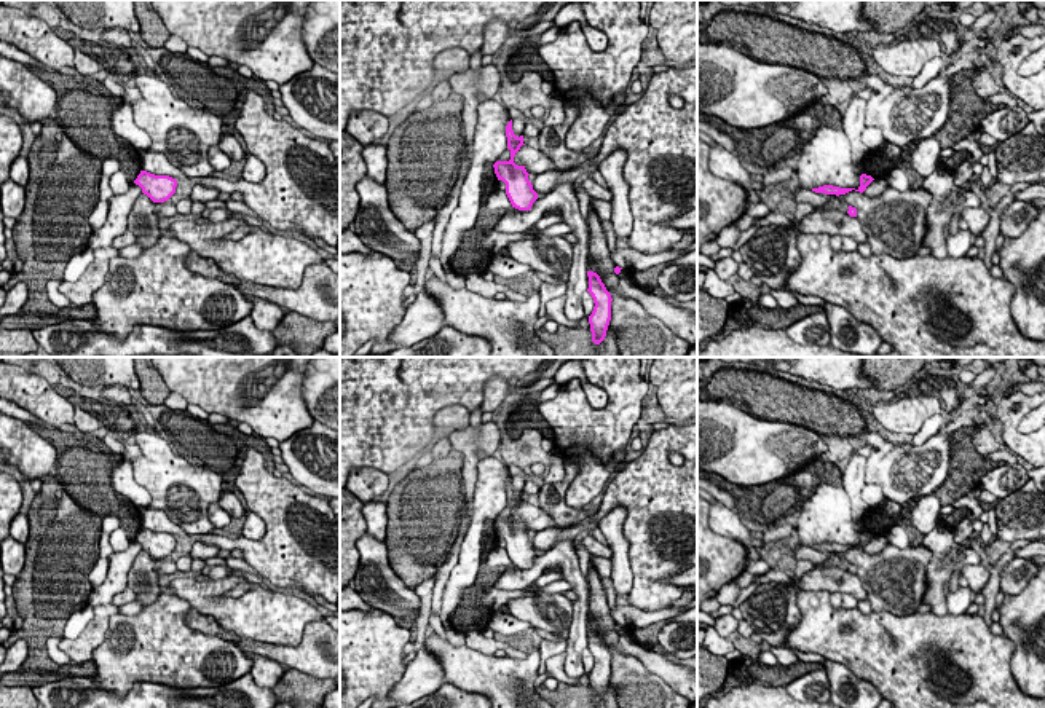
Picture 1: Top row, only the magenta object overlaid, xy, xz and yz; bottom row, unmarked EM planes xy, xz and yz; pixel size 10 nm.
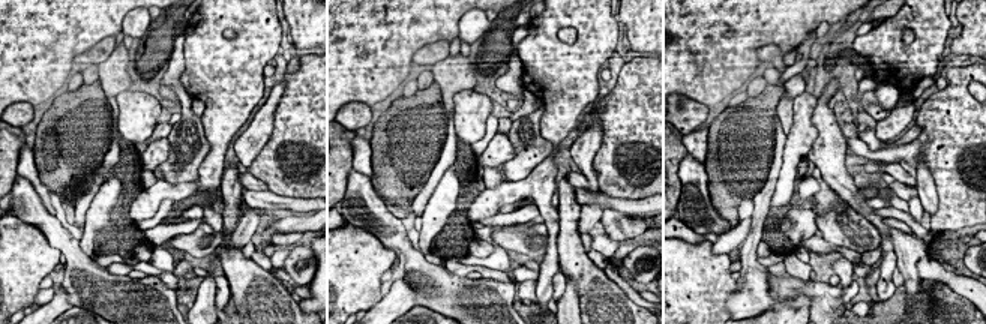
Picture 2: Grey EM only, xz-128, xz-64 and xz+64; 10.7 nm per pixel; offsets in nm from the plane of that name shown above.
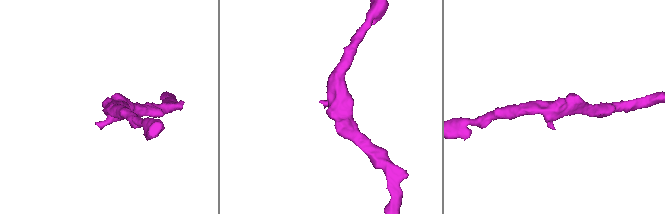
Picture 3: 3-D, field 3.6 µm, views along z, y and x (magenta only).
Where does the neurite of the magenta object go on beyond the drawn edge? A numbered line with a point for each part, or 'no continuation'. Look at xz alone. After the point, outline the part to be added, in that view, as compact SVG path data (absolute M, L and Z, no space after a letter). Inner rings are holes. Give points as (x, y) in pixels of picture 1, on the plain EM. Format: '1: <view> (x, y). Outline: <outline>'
no continuation

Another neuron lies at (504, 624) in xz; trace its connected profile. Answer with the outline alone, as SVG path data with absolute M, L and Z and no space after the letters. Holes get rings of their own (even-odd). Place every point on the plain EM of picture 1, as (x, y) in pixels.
M495 612L488 622L488 628L504 636L514 636L526 628L531 628L531 625L511 614Z

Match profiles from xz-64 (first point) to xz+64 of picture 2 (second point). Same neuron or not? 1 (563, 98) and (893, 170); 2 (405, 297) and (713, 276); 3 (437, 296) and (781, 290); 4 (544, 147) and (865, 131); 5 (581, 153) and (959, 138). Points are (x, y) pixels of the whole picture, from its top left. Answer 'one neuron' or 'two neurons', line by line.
1: two neurons
2: two neurons
3: one neuron
4: one neuron
5: two neurons

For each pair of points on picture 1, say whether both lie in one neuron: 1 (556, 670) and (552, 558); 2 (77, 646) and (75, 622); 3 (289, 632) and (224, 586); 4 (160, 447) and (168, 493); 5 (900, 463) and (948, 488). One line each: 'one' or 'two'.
1: two
2: two
3: one
4: one
5: two

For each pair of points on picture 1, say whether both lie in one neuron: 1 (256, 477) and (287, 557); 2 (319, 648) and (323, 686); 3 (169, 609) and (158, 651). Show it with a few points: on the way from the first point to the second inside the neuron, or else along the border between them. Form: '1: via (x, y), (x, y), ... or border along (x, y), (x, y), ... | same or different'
1: via (268, 496), (281, 509), (281, 522), (287, 538) | same
2: border along (287, 667), (323, 680) | different
3: via (165, 619), (158, 630), (158, 641) | same

